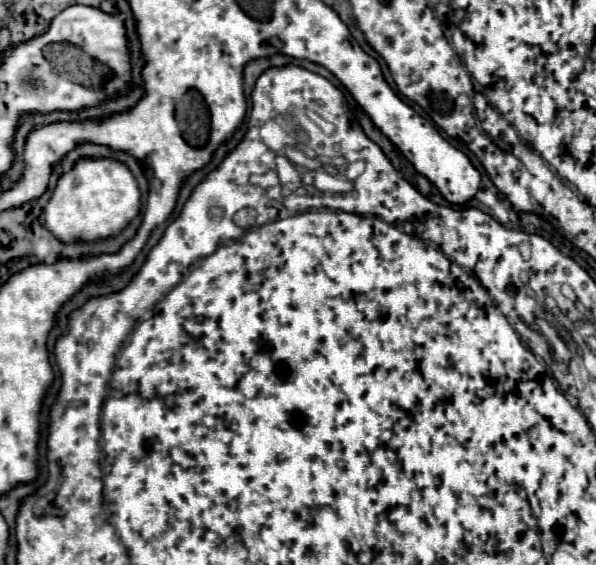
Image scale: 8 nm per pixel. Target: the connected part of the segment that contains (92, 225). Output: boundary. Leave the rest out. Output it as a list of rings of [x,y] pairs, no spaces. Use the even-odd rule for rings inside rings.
[[[79,159],[65,171],[43,209],[47,229],[61,241],[103,239],[123,231],[139,213],[139,187],[129,167],[117,159]]]

